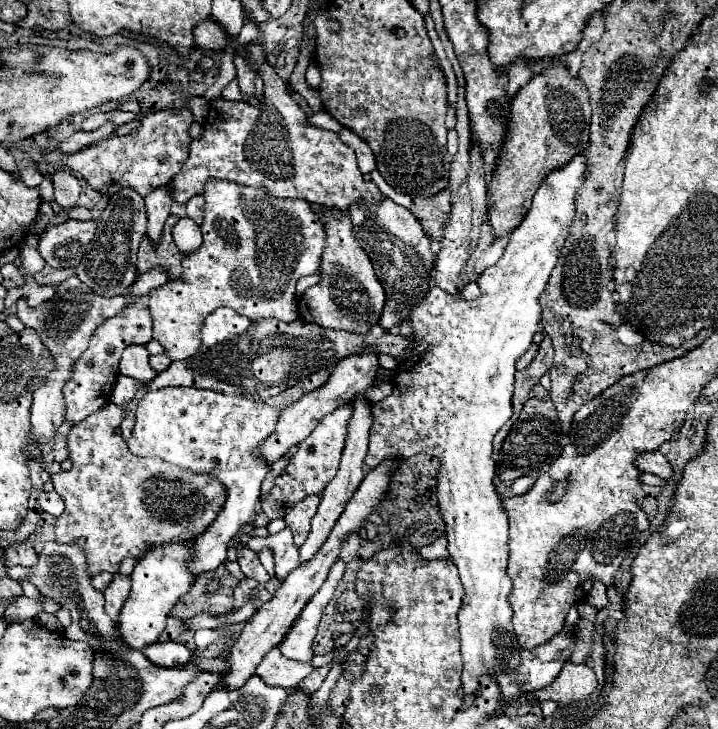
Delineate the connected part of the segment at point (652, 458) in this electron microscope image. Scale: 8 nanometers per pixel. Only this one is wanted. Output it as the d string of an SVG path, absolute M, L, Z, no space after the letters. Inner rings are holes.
M653 450L653 452L643 452L635 458L635 466L643 472L649 472L649 474L655 474L659 478L671 478L673 476L673 470L671 470L671 464L667 462L667 458L659 452L659 450Z

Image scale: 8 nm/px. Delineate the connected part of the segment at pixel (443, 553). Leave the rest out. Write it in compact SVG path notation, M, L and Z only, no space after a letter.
M445 536L437 538L437 540L435 540L433 544L429 544L429 546L423 546L423 548L419 550L419 554L421 554L423 558L447 558L449 554L447 554Z

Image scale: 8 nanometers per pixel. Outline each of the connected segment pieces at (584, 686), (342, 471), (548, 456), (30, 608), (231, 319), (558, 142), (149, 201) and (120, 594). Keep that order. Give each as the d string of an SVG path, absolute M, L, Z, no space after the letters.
M567 660L553 684L537 690L533 694L533 700L555 700L557 704L571 704L571 700L583 700L585 696L589 696L595 688L595 672L587 664L575 666Z
M355 396L353 398L353 414L349 418L349 428L347 428L347 440L345 440L345 448L343 448L343 454L341 454L341 464L339 464L339 472L337 476L327 484L327 488L323 490L321 494L321 504L317 508L317 514L313 516L311 520L311 532L307 536L307 540L303 542L303 546L299 548L299 562L309 562L317 550L323 546L323 542L327 540L327 536L331 534L335 522L339 520L341 512L345 510L347 502L351 500L351 496L355 494L355 490L359 488L361 480L365 478L365 472L363 472L363 458L365 458L365 452L367 452L367 440L369 440L369 428L371 428L371 402L365 398L365 396Z
M535 384L533 390L529 392L527 402L523 404L517 422L509 430L509 438L503 442L501 452L495 456L501 472L499 478L513 482L527 474L541 474L543 468L553 464L561 452L563 448L561 448L561 428L559 428L557 410L551 402L549 392L541 384Z
M21 596L21 598L17 598L17 602L9 604L9 608L7 608L7 612L5 612L3 618L11 620L11 622L21 622L21 620L35 618L39 612L51 612L51 614L55 614L59 608L61 606L55 600L45 598L45 596L41 596L39 600Z
M217 308L205 318L201 328L201 340L205 346L215 346L235 334L245 332L251 326L251 320L237 314L231 308Z
M553 62L553 64L547 66L541 74L537 74L527 86L523 86L523 88L517 92L517 96L511 100L511 120L509 120L509 124L507 124L507 128L509 128L509 136L507 136L507 140L505 140L505 144L503 144L501 158L497 160L495 174L493 174L493 178L487 182L487 202L489 202L489 206L491 206L491 210L489 210L489 224L491 224L491 228L493 228L493 236L495 236L495 238L503 238L503 236L507 236L507 234L511 232L511 224L517 224L517 210L527 210L527 208L531 208L533 197L539 186L541 186L541 182L545 180L545 176L552 170L565 166L565 164L569 162L569 158L577 156L577 154L585 148L585 144L589 142L591 106L589 106L589 100L587 100L587 98L589 98L589 96L587 96L587 92L585 92L585 86L581 84L581 80L571 78L563 62Z
M169 186L157 188L157 192L151 192L145 196L145 210L147 210L147 238L151 244L159 244L165 220L169 216L171 208L171 196L169 196Z
M113 574L111 584L103 592L103 596L105 596L105 612L111 616L113 622L117 622L117 616L121 612L121 604L129 596L129 590L131 590L131 578L121 576L121 574Z

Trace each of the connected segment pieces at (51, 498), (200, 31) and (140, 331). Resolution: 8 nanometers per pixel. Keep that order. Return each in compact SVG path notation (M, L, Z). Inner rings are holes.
M53 490L53 492L41 492L37 502L39 502L39 506L41 506L43 512L49 512L49 514L53 514L53 516L59 516L59 514L63 512L63 508L65 508L61 496L57 496L55 490Z
M209 18L205 22L201 22L197 28L195 28L195 42L197 42L197 48L199 50L207 50L207 48L221 48L227 46L227 38L223 34L223 30Z
M147 296L131 298L117 316L105 320L91 336L87 350L81 354L81 358L75 364L73 376L63 386L63 398L65 398L65 420L81 422L97 408L103 408L109 402L109 392L113 390L113 384L117 380L117 366L121 360L121 354L131 344L147 346L147 342L153 338L151 330L151 314L147 306Z

